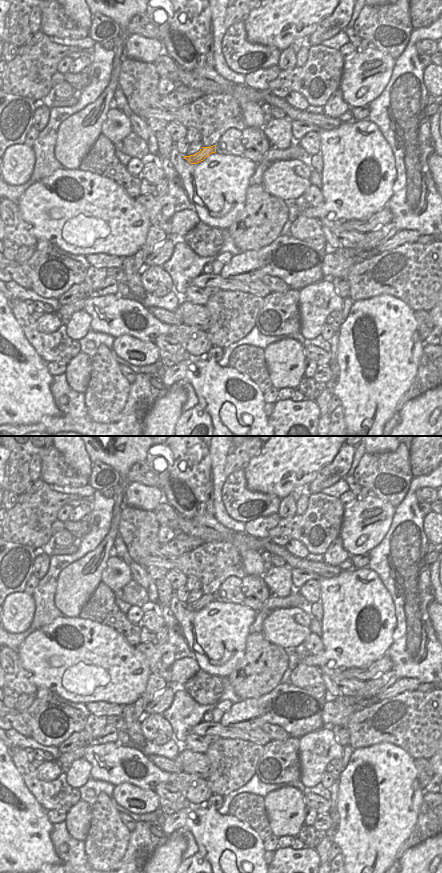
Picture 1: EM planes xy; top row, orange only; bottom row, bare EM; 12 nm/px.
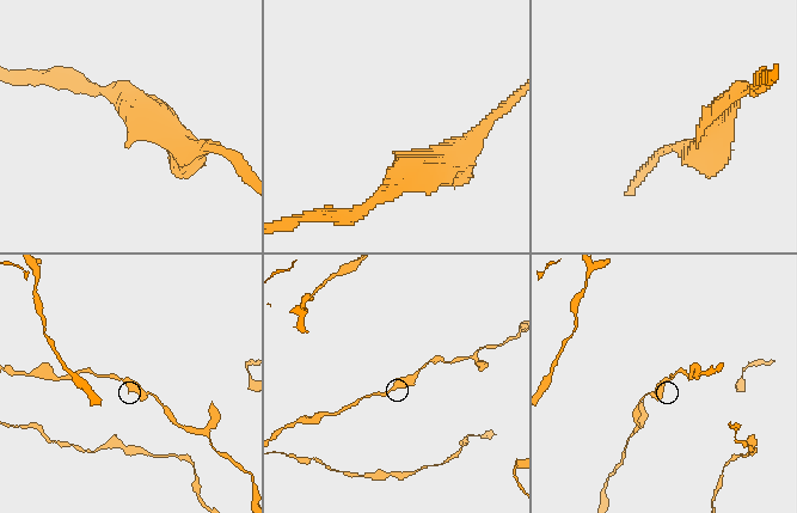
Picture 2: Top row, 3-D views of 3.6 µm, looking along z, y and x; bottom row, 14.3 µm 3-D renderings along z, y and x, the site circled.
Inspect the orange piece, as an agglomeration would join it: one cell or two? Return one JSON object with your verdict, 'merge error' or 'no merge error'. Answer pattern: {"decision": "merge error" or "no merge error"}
{"decision": "no merge error"}

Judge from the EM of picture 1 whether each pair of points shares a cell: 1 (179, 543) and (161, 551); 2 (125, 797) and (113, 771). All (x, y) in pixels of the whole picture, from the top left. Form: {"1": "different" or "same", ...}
{"1": "same", "2": "different"}

